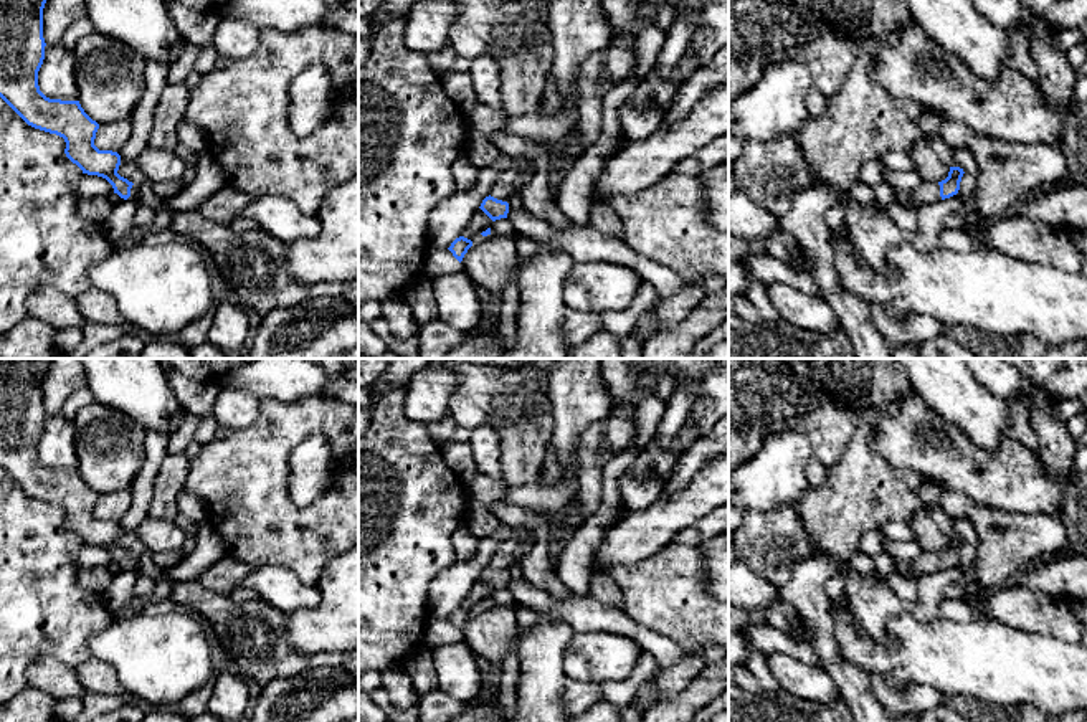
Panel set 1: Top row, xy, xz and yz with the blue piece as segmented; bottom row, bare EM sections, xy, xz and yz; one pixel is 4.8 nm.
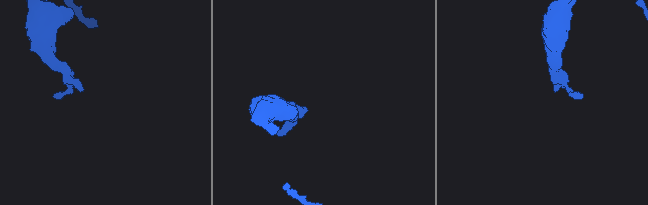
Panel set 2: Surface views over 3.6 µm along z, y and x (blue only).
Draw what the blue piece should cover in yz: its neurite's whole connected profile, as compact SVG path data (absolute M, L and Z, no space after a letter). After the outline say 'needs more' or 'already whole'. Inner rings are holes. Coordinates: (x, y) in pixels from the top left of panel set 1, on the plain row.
M950 537L948 547L942 552L923 550L918 558L910 562L912 572L918 580L925 575L938 573L940 570L950 568L958 563L963 539Z | needs more

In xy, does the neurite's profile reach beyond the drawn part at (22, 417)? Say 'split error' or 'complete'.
split error

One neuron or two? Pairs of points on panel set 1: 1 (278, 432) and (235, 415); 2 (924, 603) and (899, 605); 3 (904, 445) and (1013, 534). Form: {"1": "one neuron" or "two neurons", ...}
{"1": "two neurons", "2": "one neuron", "3": "two neurons"}

